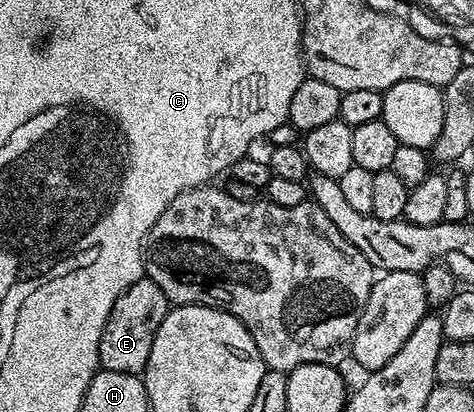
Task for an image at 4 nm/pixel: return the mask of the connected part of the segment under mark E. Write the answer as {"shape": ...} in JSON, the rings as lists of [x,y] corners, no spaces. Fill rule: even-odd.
{"shape":[[[143,278],[139,282],[132,284],[111,306],[111,314],[105,323],[103,338],[99,342],[99,358],[101,359],[101,368],[104,370],[119,370],[119,374],[131,374],[132,376],[141,376],[147,366],[147,358],[151,358],[151,342],[155,342],[155,333],[159,330],[159,325],[163,318],[167,318],[171,307],[171,302],[163,290],[155,281]]]}

